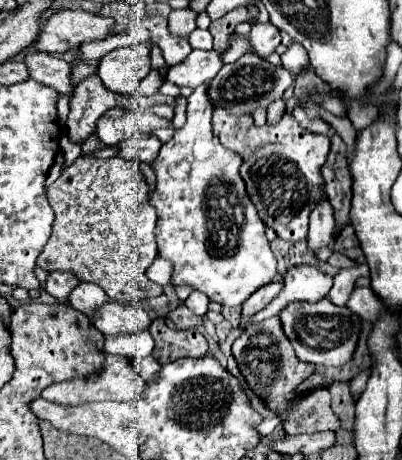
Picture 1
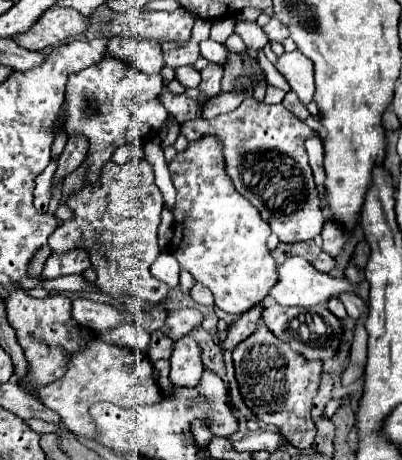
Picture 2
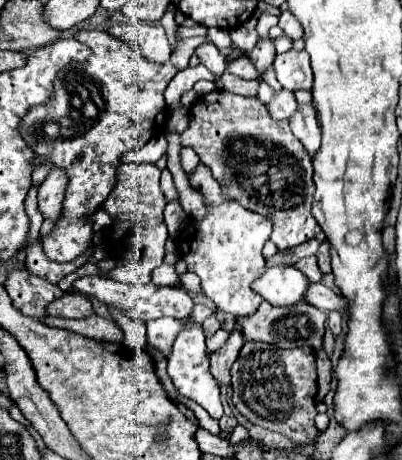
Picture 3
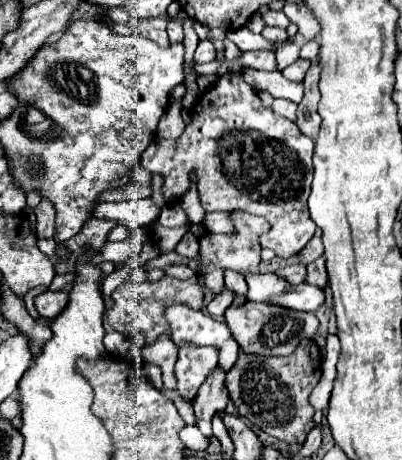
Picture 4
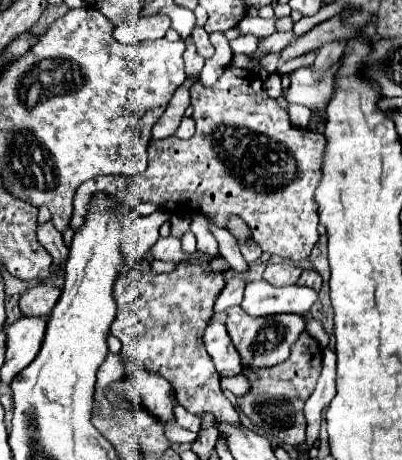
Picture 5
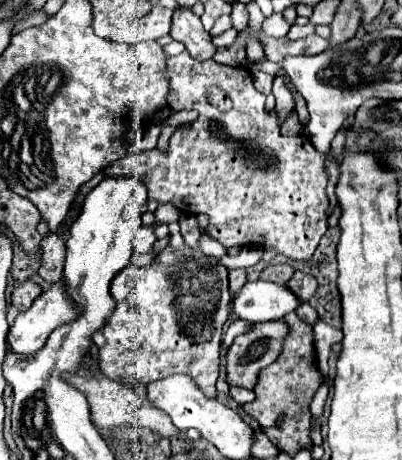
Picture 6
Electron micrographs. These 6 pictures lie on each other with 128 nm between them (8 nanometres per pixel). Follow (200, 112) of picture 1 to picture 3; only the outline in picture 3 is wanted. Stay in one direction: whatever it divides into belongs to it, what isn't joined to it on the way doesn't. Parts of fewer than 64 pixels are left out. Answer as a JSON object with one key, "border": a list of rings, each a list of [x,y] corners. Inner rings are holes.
{"border":[[[206,42],[202,46],[196,48],[196,56],[200,58],[200,64],[204,64],[212,74],[220,76],[224,70],[226,70],[226,62],[224,62],[224,56],[220,54],[220,50],[212,44],[212,42]],[[200,164],[188,178],[190,186],[202,194],[208,216],[202,220],[192,220],[184,228],[180,236],[182,258],[186,260],[188,270],[202,280],[202,294],[210,298],[218,310],[230,312],[232,316],[250,316],[262,302],[260,296],[252,292],[250,284],[266,270],[262,248],[272,234],[272,222],[236,202],[224,200],[220,186],[204,164]]]}

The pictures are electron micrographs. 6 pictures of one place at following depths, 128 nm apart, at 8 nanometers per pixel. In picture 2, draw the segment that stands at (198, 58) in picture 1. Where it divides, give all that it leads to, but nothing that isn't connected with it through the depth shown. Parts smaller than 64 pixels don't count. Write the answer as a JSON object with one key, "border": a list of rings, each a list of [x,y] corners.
{"border":[[[182,66],[182,68],[176,68],[176,80],[186,88],[198,88],[200,72],[196,72],[194,66]]]}

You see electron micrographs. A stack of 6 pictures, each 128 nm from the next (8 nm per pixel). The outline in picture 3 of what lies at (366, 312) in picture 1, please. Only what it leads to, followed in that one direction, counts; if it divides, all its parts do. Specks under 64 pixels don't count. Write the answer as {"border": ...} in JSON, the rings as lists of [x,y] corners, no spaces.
{"border":[[[310,284],[306,294],[304,294],[304,302],[322,310],[322,312],[332,312],[332,310],[346,310],[346,300],[344,296],[332,292],[330,288],[326,288],[324,284]]]}

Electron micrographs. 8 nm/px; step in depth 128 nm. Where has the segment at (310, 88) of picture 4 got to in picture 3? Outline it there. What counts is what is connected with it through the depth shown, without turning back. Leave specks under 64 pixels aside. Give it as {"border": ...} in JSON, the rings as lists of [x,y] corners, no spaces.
{"border":[[[300,104],[298,110],[290,116],[290,128],[298,140],[306,146],[310,156],[316,154],[316,148],[320,148],[322,130],[316,118],[316,110],[312,104]]]}

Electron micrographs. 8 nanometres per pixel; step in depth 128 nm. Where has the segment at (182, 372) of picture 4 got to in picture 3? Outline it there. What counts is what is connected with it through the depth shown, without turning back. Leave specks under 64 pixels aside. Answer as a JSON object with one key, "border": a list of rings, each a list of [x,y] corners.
{"border":[[[220,328],[214,336],[210,336],[210,338],[206,340],[206,354],[210,356],[210,354],[214,354],[216,350],[220,350],[220,348],[226,344],[226,340],[228,340],[228,332]]]}

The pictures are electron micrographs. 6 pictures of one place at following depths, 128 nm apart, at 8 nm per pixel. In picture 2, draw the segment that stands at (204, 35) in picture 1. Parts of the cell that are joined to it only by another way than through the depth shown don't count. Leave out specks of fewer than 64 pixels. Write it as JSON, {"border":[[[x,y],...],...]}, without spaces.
{"border":[[[204,40],[200,42],[200,56],[210,60],[210,62],[216,62],[216,64],[222,64],[226,66],[228,64],[228,50],[224,44],[218,44],[214,40]]]}

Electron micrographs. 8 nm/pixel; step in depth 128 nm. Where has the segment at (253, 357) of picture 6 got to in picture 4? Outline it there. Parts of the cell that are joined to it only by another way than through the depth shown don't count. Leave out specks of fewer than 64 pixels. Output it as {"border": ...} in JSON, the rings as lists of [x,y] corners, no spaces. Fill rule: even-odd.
{"border":[[[224,270],[224,274],[226,274],[224,276],[224,282],[226,282],[228,288],[232,288],[238,294],[246,294],[246,282],[244,282],[244,276],[242,274],[238,274],[234,270]],[[244,302],[242,306],[230,306],[224,314],[226,324],[242,348],[244,354],[258,354],[258,356],[288,356],[304,338],[312,338],[318,330],[318,320],[312,312],[288,312],[288,308],[272,308],[270,304],[256,304],[256,302]]]}

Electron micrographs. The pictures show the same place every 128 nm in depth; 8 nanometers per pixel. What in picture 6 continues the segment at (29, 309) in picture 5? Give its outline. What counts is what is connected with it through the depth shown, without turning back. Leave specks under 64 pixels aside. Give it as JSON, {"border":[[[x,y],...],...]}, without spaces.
{"border":[[[26,280],[26,282],[22,282],[20,286],[14,288],[10,304],[16,306],[20,312],[24,312],[24,310],[28,310],[32,306],[32,302],[36,300],[36,296],[40,296],[40,292],[42,292],[42,288],[38,284]]]}

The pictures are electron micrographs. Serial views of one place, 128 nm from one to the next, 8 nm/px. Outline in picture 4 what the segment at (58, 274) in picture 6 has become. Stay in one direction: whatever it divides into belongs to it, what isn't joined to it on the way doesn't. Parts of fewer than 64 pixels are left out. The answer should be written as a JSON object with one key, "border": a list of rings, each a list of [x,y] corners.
{"border":[[[42,200],[36,208],[36,236],[38,238],[54,238],[54,208],[48,204],[48,200]]]}

